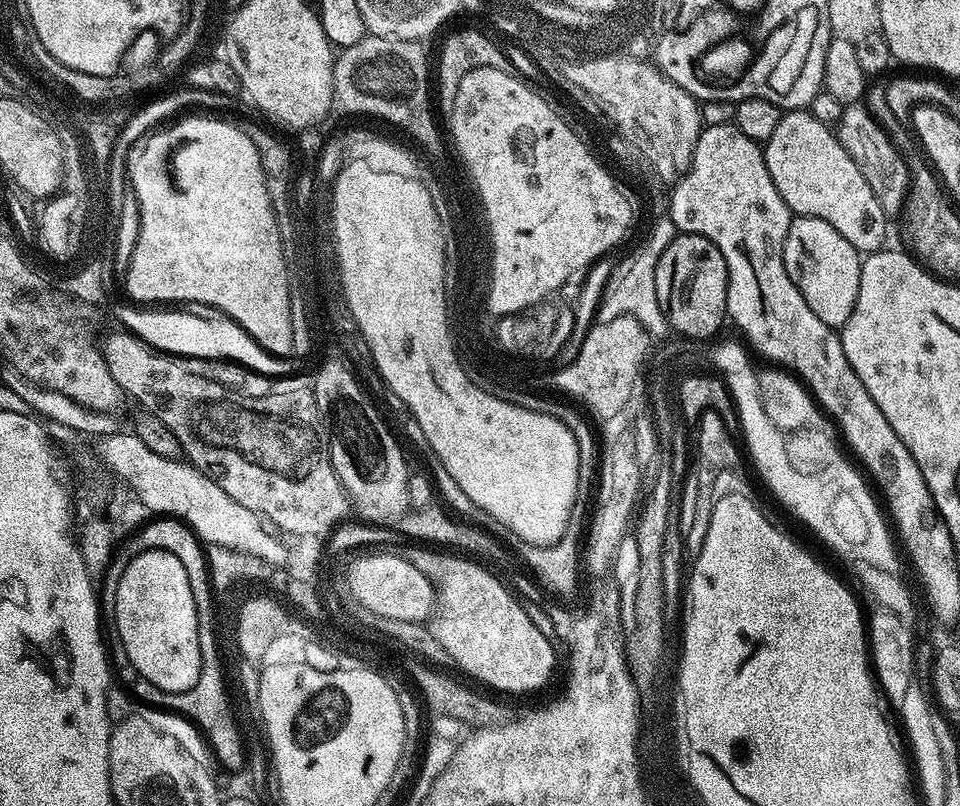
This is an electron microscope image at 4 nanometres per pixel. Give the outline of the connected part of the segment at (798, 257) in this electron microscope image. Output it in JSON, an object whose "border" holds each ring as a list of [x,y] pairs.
{"border":[[[796,216],[784,239],[784,265],[786,274],[798,286],[806,306],[826,322],[826,326],[837,330],[843,328],[854,310],[858,298],[861,253],[857,252],[830,222],[813,216]]]}

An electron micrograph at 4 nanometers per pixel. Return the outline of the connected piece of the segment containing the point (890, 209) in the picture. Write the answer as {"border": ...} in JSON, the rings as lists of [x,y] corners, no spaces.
{"border":[[[864,102],[843,105],[839,111],[840,121],[834,124],[834,131],[840,145],[844,147],[846,154],[850,154],[858,170],[862,170],[866,182],[870,182],[870,190],[874,190],[874,198],[878,198],[884,215],[889,218],[899,217],[904,211],[910,181],[906,160],[891,144],[883,126],[871,116]]]}

